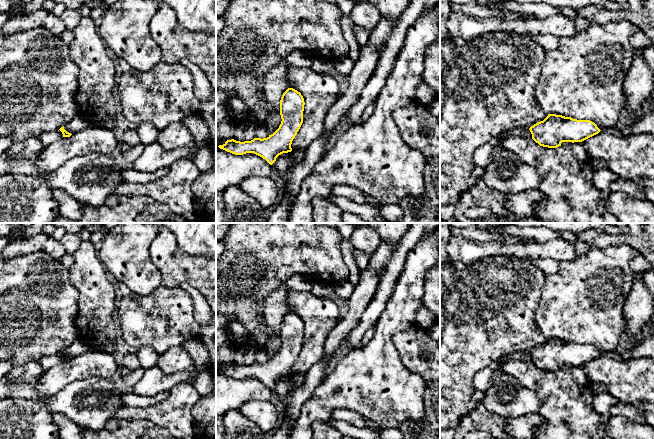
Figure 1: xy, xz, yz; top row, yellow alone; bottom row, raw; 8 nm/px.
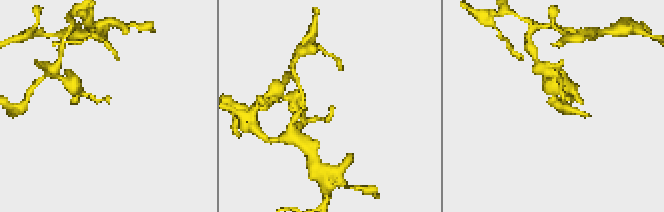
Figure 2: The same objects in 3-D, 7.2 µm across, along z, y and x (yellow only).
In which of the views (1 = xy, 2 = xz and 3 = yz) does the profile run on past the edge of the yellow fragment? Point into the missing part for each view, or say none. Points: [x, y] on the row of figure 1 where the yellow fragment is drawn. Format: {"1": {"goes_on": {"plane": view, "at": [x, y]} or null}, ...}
{"1": {"goes_on": null}, "2": {"goes_on": null}, "3": {"goes_on": null}}

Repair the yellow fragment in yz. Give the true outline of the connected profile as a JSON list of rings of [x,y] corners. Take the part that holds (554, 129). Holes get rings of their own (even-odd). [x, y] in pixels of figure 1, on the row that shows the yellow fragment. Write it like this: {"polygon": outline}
{"polygon": [[[548,114],[529,130],[536,143],[548,148],[557,148],[562,142],[582,142],[601,131],[590,120],[577,120],[556,114]]]}

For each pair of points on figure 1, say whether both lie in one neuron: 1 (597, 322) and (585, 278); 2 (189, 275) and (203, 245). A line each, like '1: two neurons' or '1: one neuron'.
1: one neuron
2: two neurons

